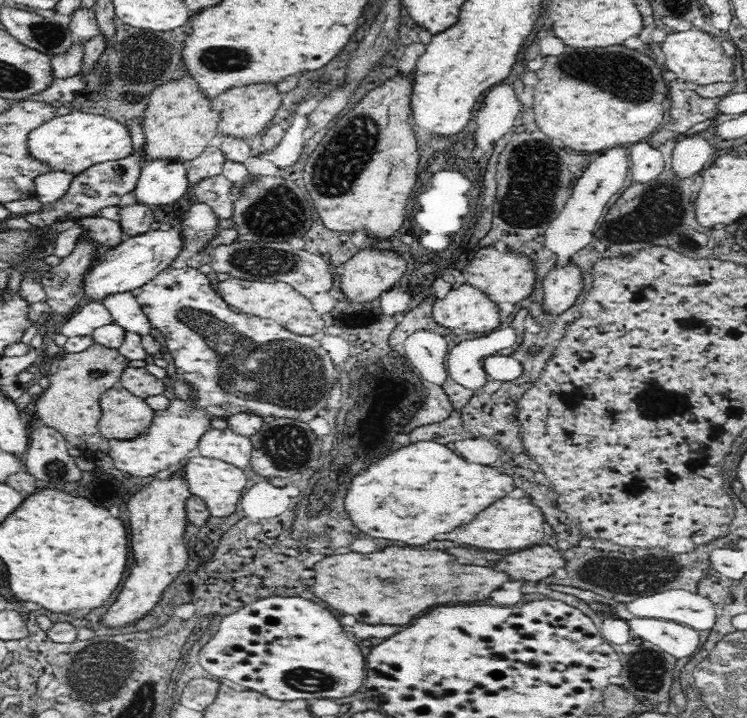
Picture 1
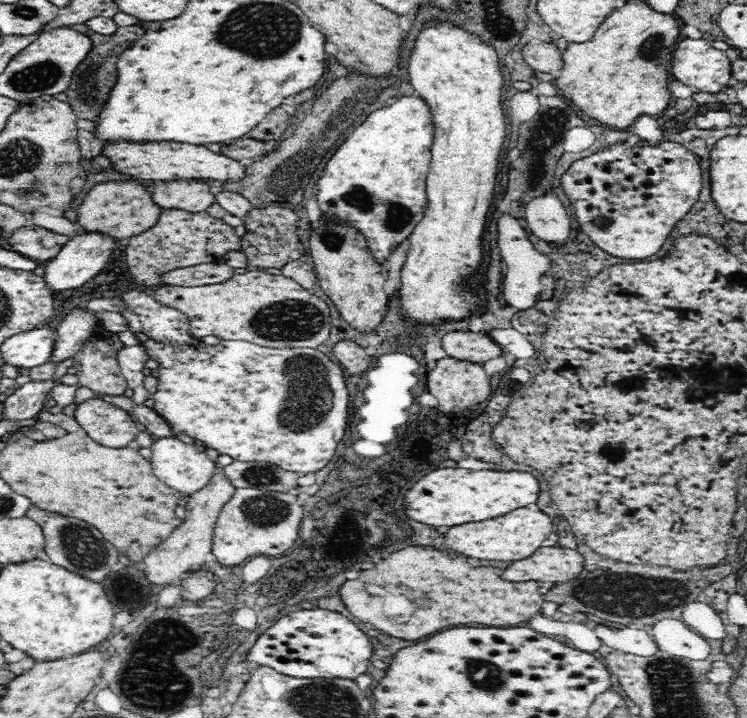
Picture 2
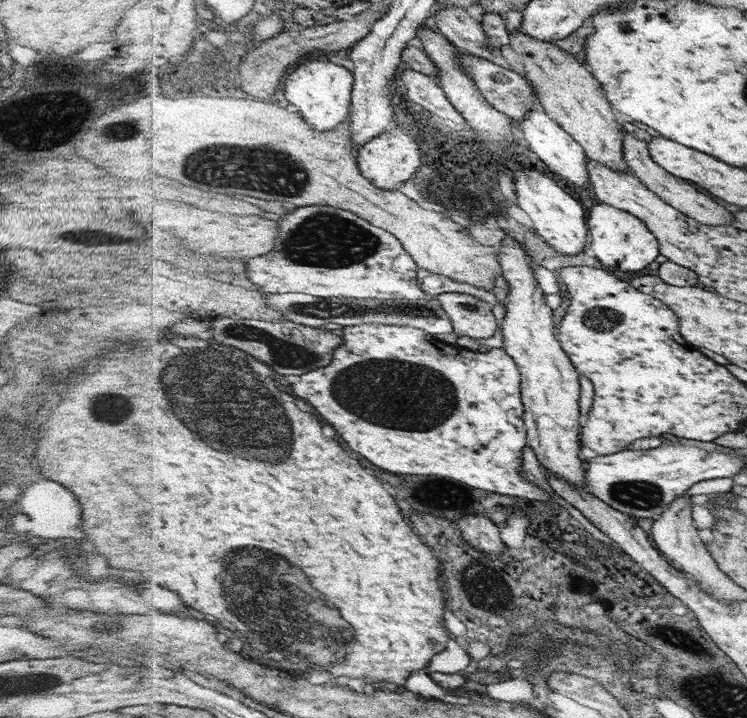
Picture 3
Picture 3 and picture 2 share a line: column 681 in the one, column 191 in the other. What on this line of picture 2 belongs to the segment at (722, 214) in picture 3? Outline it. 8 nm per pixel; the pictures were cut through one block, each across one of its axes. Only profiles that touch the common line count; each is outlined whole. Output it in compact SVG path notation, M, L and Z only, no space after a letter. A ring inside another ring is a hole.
M166 179L153 181L154 202L164 209L200 212L215 203L215 192L204 179Z

